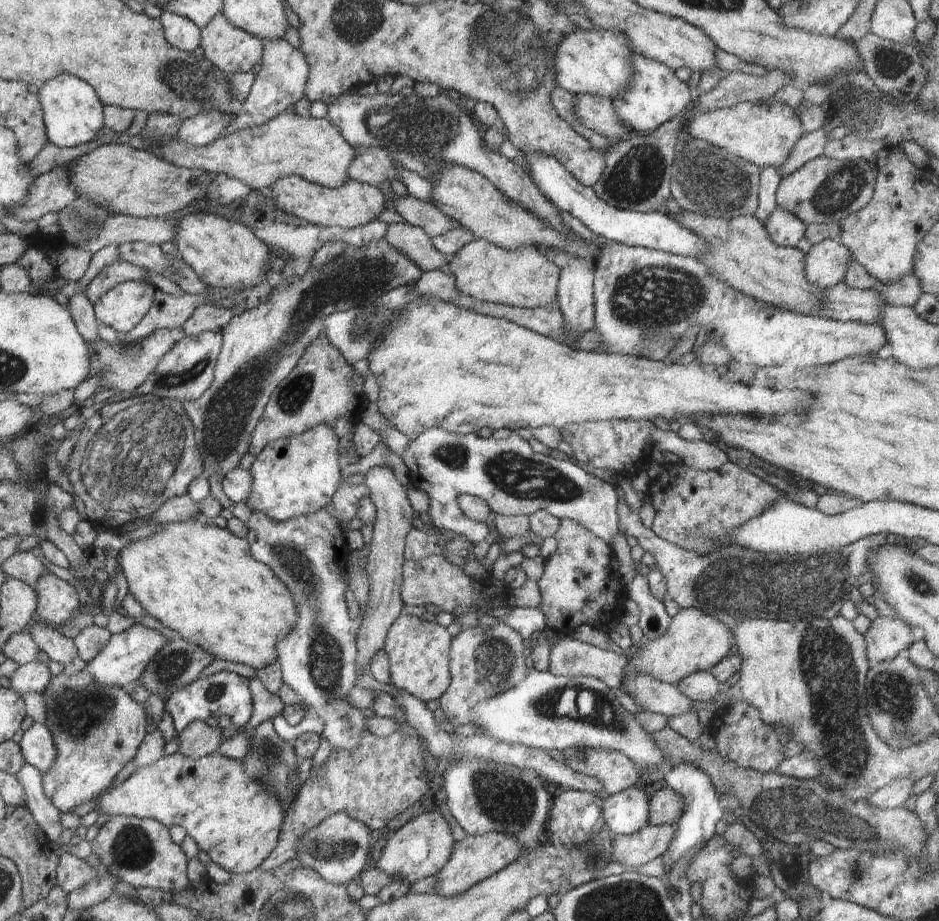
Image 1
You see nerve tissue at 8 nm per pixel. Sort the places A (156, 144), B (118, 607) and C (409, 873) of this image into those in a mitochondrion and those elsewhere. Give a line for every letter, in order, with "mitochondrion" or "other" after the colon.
A: other
B: other
C: other

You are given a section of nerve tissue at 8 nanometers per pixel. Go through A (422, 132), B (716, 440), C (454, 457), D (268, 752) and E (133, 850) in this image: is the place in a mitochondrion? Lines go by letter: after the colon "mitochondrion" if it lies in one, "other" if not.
A: mitochondrion
B: other
C: mitochondrion
D: mitochondrion
E: mitochondrion

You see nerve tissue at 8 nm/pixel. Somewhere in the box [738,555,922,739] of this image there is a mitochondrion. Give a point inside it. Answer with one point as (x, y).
(892, 697)

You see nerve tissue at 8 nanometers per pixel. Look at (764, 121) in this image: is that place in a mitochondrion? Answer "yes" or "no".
no

